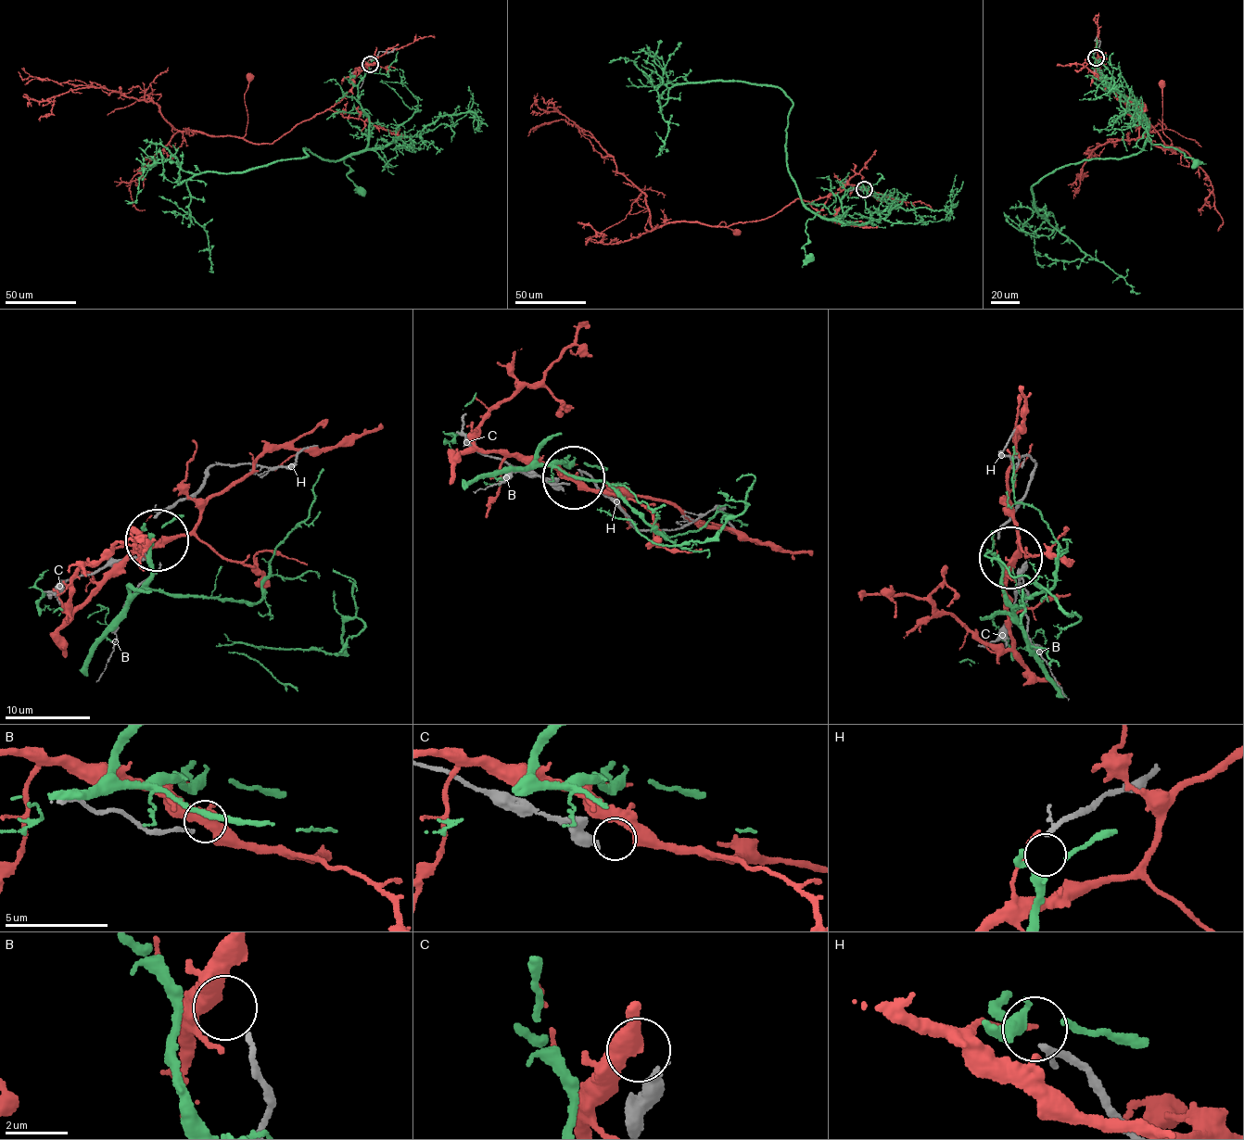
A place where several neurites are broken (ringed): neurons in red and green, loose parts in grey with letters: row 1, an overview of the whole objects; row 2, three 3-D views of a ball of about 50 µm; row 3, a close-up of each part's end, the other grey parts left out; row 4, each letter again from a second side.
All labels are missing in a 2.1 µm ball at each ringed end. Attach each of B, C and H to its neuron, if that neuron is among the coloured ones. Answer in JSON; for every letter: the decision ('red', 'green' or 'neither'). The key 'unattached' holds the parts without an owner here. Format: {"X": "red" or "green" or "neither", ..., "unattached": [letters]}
{"B": "neither", "C": "neither", "H": "green", "unattached": ["B", "C"]}

